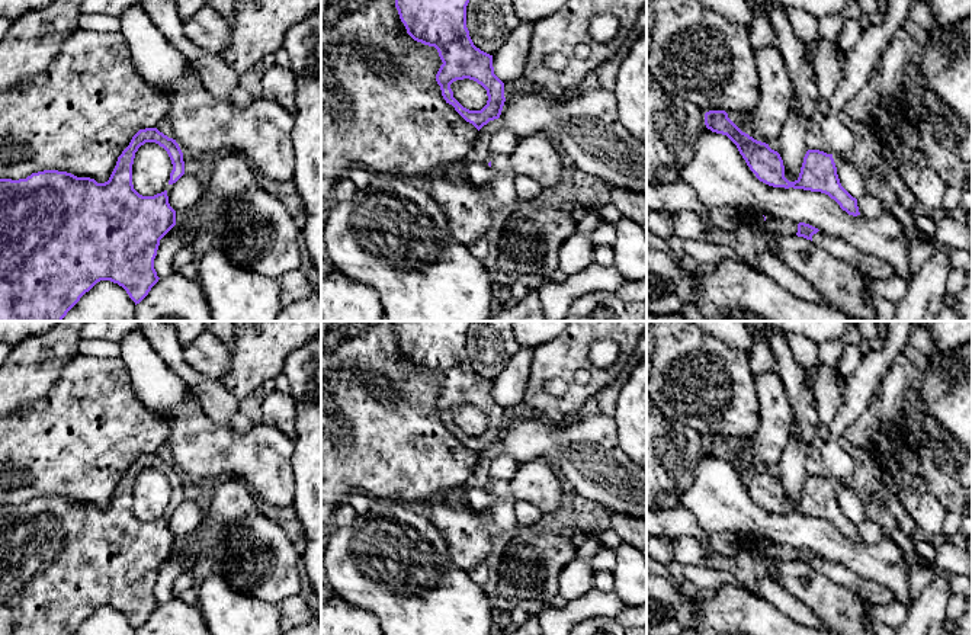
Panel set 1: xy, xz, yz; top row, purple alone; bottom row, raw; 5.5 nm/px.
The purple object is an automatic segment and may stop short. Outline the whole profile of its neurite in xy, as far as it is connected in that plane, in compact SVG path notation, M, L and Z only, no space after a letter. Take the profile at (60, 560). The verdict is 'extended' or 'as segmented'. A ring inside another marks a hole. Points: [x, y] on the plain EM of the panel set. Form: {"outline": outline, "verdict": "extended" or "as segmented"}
{"outline": "M157 453L139 455L132 462L129 471L118 482L116 491L109 506L105 509L97 509L94 504L77 503L71 498L58 496L44 496L32 498L26 504L19 506L0 504L0 635L71 635L80 626L80 623L100 606L110 606L122 612L129 623L135 628L135 631L148 620L151 613L160 604L154 594L154 584L157 581L160 565L176 551L176 536L169 529L167 516L154 522L142 522L134 514L132 490L135 478L145 468L155 468L167 477L173 490L169 510L176 509L185 500L183 478L176 465L169 464Z", "verdict": "as segmented"}

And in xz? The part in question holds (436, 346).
{"outline": "M395 321L395 333L407 359L417 368L434 372L442 385L436 400L442 421L446 429L478 456L490 446L498 445L506 427L504 408L494 400L493 381L477 373L466 353L466 331L472 321ZM469 404L487 416L487 430L481 436L463 433L455 423L450 410L456 405Z", "verdict": "as segmented"}

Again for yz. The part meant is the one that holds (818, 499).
{"outline": "M709 436L705 439L705 450L716 459L726 461L738 474L756 503L773 513L793 513L821 517L834 525L849 541L860 541L857 525L840 509L833 480L819 475L808 475L801 493L799 503L789 507L785 503L785 491L780 480L742 458L725 436Z", "verdict": "as segmented"}

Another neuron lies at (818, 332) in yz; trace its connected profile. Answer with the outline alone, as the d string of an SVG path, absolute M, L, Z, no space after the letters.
M764 321L786 334L802 334L815 343L824 343L833 337L841 337L856 327L856 321Z

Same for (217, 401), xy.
M139 321L139 327L155 353L195 392L208 418L230 426L240 401L219 381L205 378L186 362L174 325Z

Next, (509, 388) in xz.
M522 347L504 371L493 379L494 400L504 408L523 403L530 378L533 349Z

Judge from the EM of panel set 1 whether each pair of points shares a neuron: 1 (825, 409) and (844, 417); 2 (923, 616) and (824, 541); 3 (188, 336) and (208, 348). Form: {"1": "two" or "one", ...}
{"1": "two", "2": "two", "3": "two"}

